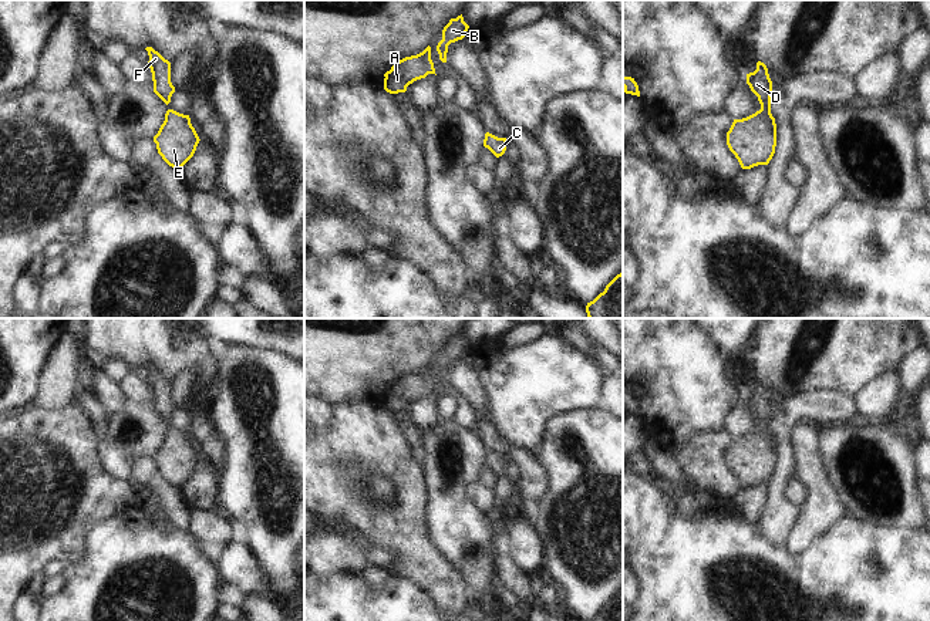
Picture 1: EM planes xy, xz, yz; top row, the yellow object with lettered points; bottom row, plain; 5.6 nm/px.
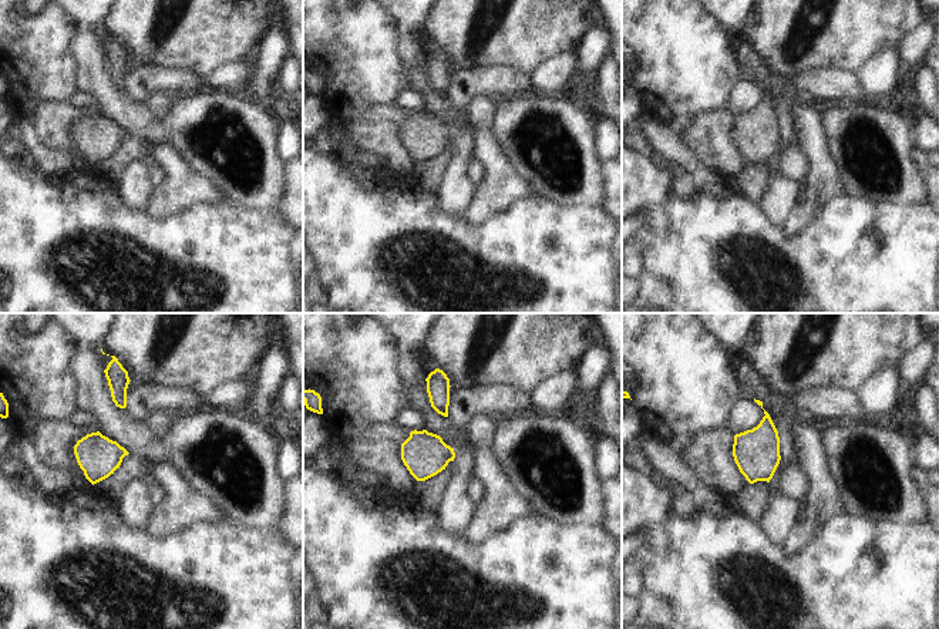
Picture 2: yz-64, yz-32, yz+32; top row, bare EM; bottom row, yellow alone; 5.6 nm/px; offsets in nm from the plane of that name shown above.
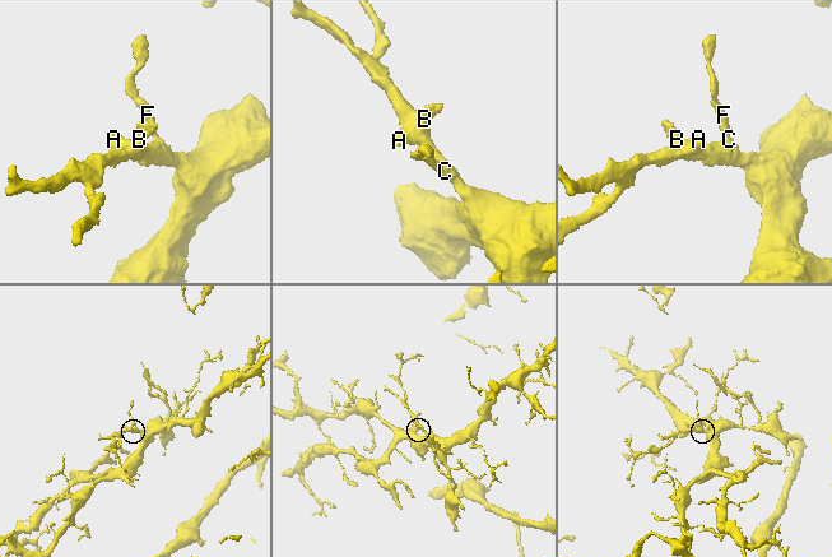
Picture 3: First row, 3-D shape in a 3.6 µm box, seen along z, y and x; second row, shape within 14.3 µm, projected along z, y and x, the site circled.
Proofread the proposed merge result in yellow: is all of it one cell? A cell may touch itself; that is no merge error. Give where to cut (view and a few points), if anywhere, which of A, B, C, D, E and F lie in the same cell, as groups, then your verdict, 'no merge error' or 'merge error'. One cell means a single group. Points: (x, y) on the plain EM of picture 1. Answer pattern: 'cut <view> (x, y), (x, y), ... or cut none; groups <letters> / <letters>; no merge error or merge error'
cut none; groups A B C D E F; no merge error

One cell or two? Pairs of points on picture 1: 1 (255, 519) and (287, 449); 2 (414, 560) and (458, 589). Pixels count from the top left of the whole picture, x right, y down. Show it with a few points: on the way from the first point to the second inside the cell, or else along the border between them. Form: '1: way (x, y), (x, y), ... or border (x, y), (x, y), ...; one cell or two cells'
1: way (269, 502), (275, 496), (275, 475), (285, 466); one cell
2: way (425, 566), (447, 586); one cell

